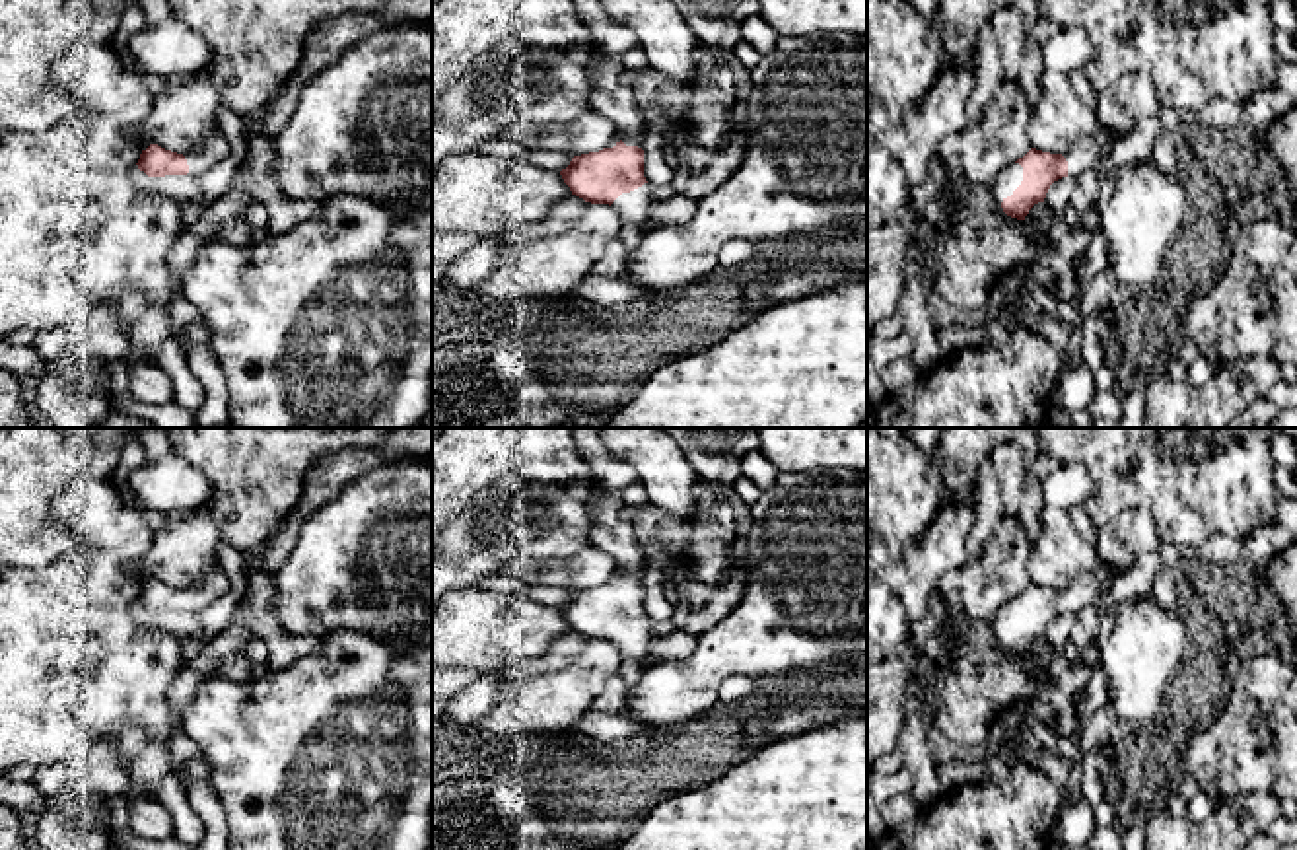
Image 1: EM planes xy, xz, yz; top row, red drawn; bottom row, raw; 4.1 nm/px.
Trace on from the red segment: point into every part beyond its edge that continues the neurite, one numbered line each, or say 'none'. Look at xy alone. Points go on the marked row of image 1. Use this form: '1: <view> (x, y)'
1: xy (214, 148)

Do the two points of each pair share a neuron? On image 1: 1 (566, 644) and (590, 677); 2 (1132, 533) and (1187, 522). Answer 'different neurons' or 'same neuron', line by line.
1: different neurons
2: different neurons

